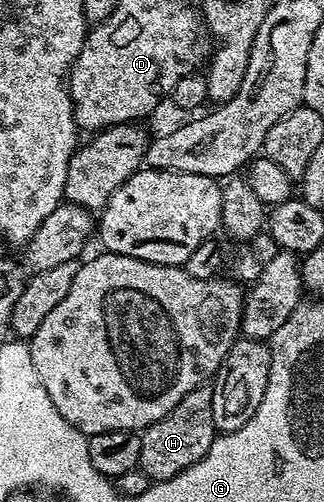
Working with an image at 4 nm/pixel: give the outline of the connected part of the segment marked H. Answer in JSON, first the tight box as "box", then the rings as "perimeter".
{"box":[139,382,218,481],"perimeter":[[[206,382],[200,384],[183,402],[179,402],[159,422],[141,432],[141,449],[139,450],[139,467],[149,475],[150,481],[170,480],[183,470],[187,470],[195,462],[199,462],[211,450],[211,442],[218,436],[213,421],[211,402],[213,401],[213,385]]]}

